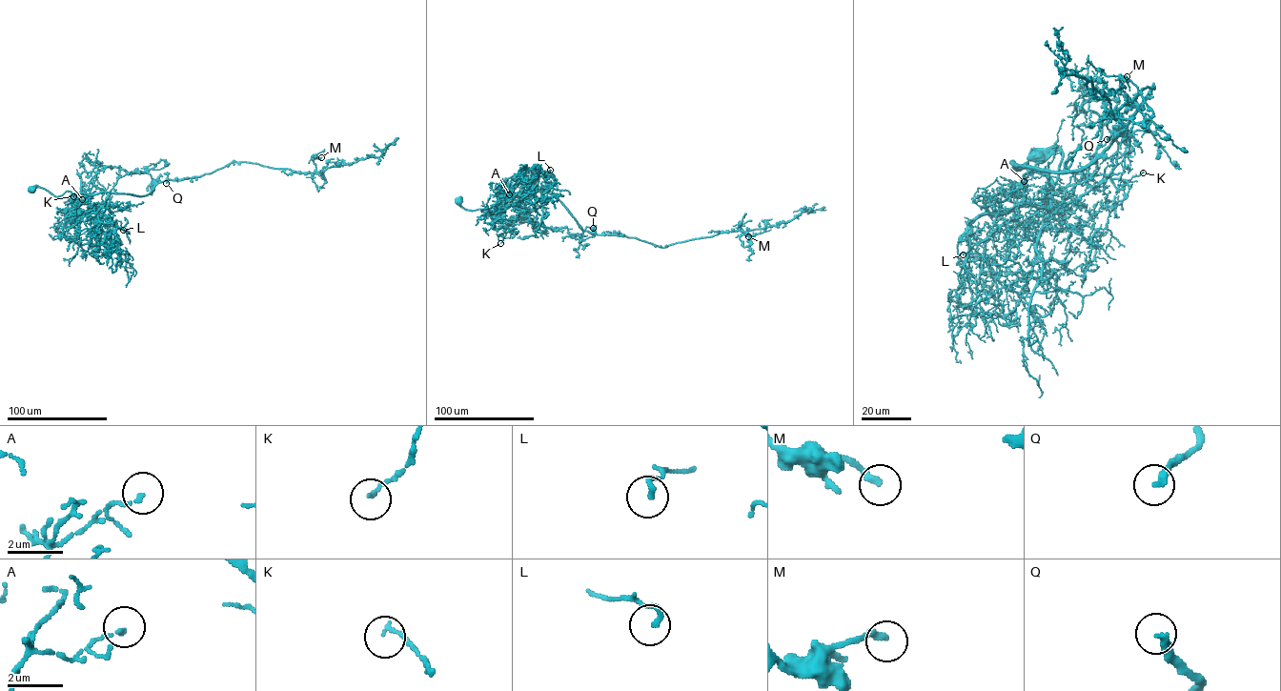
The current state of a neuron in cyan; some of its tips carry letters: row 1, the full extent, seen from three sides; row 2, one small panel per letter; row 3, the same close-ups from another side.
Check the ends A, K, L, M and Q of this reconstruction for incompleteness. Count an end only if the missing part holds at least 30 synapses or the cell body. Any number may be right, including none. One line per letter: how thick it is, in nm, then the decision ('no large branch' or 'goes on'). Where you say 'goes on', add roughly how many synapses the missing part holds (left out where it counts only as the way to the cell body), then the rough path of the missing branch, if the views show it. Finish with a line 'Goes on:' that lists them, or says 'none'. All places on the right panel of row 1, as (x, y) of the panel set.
A: 130 nm | no large branch
K: 100 nm | no large branch
L: 200 nm | no large branch
M: 240 nm | no large branch
Q: 260 nm | goes on | 80 syn | (1107, 139), (1089, 147), (1086, 117)
Goes on: Q

